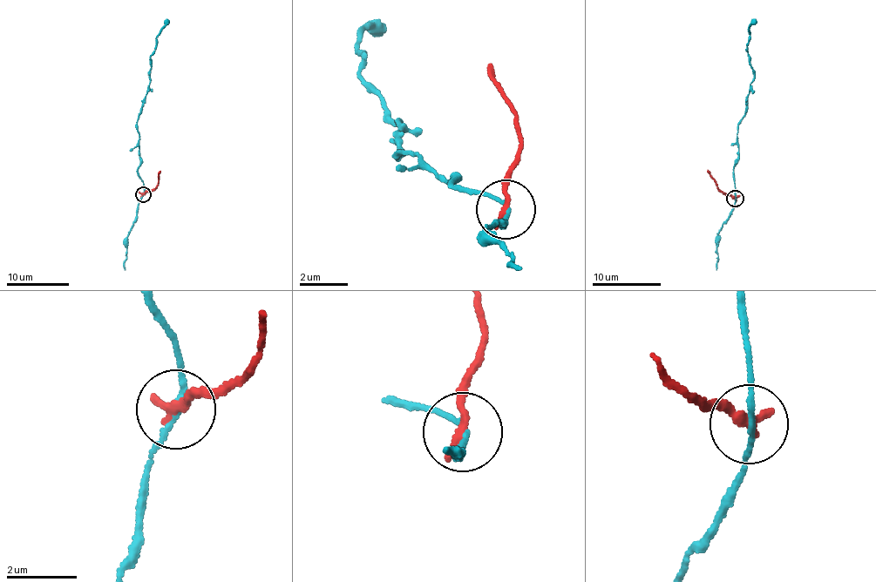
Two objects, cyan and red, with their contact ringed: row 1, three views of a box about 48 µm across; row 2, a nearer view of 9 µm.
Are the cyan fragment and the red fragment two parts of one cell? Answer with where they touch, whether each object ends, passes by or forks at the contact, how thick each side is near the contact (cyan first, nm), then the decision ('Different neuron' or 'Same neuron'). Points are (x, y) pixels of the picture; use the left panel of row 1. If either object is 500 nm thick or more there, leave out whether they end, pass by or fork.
Place: (143, 194). At the ring cyan passes by. At the ring red ends. Thickness 150 nm (cyan) against 280 nm. Different neuron

